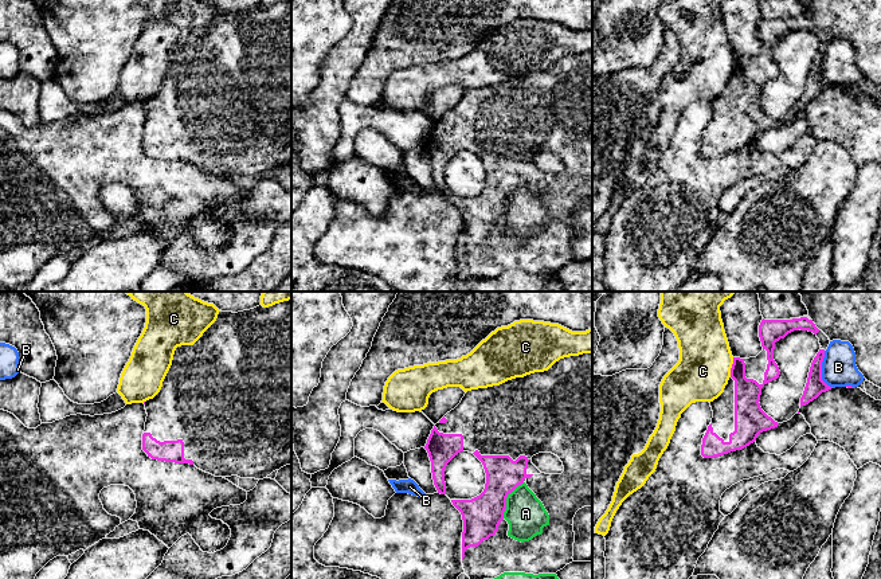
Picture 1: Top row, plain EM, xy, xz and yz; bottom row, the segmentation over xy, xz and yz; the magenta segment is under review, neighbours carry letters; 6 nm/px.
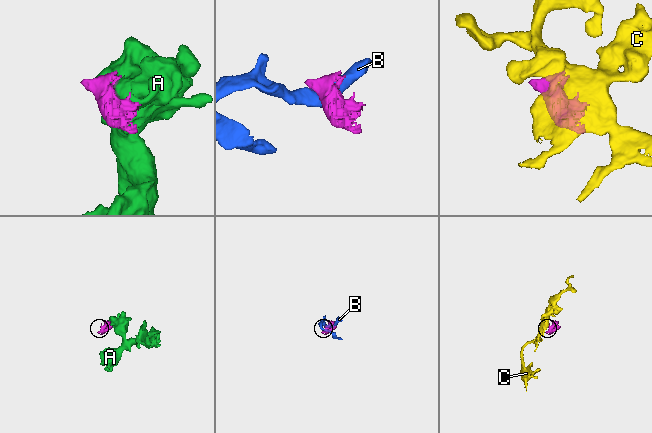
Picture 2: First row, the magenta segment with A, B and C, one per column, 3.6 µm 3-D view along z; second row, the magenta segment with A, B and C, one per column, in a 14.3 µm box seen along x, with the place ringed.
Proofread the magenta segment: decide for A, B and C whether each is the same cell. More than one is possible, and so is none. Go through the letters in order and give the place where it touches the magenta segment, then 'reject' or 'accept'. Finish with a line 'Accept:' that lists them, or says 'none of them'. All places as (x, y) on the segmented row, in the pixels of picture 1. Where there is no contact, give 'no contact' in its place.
A: xz (505, 499) | reject
B: yz (821, 371) | reject
C: yz (732, 367) | reject
Accept: none of them

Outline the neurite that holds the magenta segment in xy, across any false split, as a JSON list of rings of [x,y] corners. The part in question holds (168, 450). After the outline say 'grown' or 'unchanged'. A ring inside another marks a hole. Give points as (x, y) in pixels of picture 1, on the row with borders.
[[[291,300],[269,308],[262,305],[238,313],[219,312],[216,321],[193,345],[177,347],[172,365],[163,382],[160,392],[145,402],[146,422],[142,434],[142,450],[152,459],[189,463],[215,477],[238,476],[240,478],[263,480],[273,472],[291,463]]]; grown

